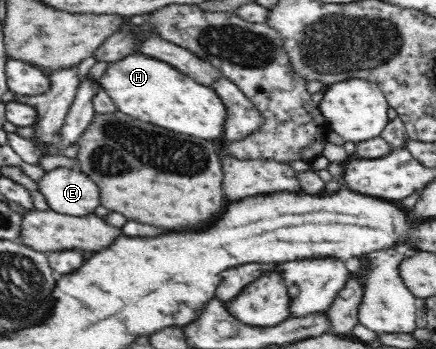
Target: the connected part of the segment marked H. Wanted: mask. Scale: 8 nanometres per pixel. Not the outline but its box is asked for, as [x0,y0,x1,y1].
[99,52,225,143]

